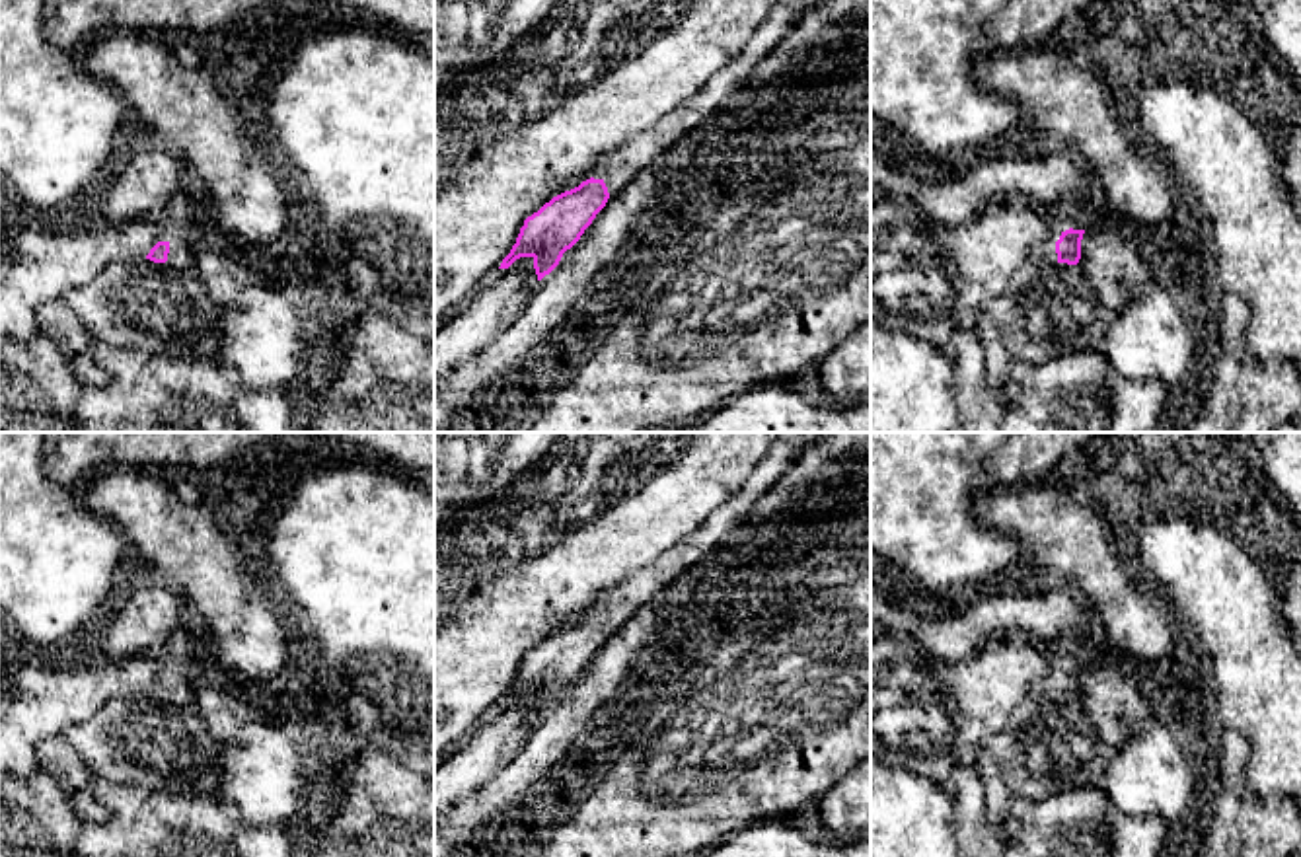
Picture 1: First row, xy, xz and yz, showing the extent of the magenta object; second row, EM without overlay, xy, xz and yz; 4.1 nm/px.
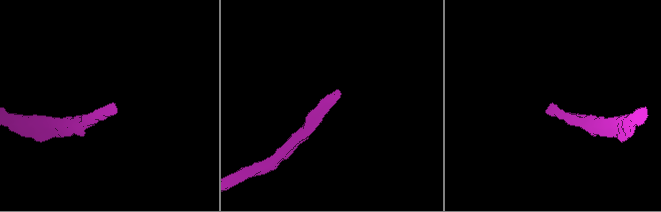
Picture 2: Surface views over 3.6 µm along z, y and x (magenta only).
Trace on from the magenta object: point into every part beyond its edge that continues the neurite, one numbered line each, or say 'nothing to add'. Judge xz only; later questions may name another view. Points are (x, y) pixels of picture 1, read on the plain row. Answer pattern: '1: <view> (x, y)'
1: xz (620, 602)

